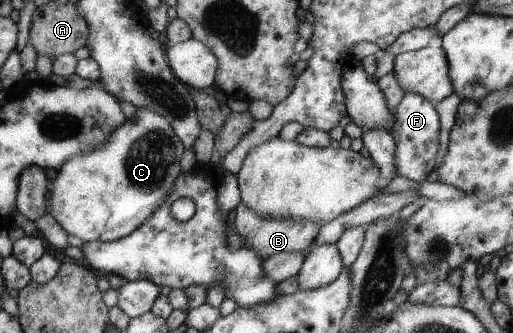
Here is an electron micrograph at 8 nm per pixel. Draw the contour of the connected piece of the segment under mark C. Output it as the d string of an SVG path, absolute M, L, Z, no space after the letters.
M137 109L136 116L131 119L126 117L125 123L109 137L103 148L77 154L53 172L55 176L50 214L68 234L81 238L83 242L115 242L132 234L164 205L181 175L179 159L186 147L177 139L172 124L151 110Z

